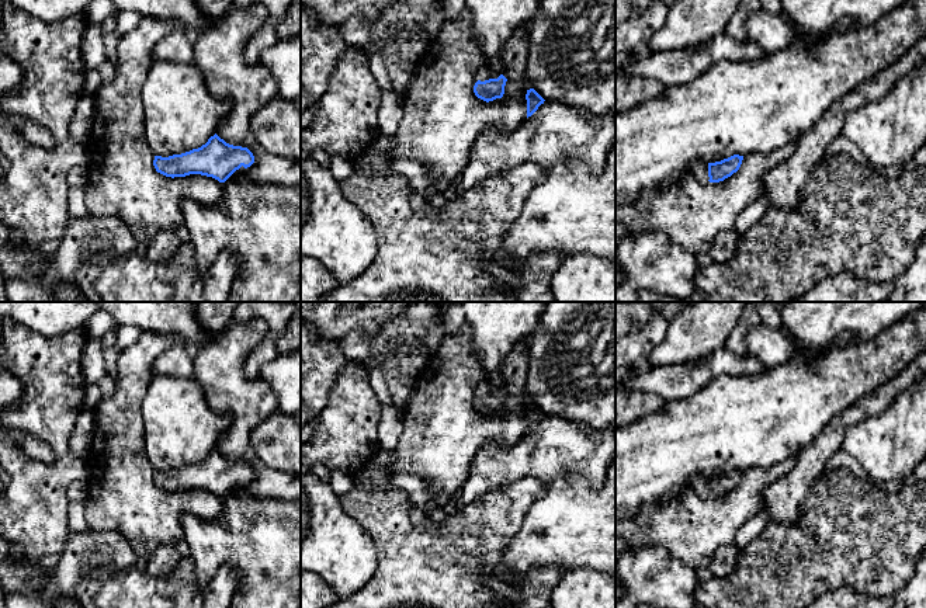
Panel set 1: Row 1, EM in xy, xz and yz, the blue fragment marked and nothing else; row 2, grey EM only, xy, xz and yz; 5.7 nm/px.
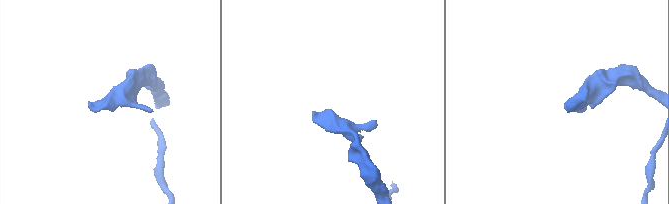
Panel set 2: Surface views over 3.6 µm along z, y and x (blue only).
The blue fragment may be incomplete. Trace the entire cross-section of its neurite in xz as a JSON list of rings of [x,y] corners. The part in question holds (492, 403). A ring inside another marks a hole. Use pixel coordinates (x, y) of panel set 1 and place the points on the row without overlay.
[[[482,382],[476,386],[478,396],[474,400],[474,407],[478,413],[489,417],[496,413],[502,413],[504,409],[504,400],[507,393],[500,389],[493,393],[488,382]]]

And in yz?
[[[733,469],[715,477],[691,476],[690,487],[701,497],[719,497],[736,487],[742,479],[743,470]]]

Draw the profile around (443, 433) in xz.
[[[467,323],[464,329],[444,337],[436,354],[416,378],[415,389],[402,407],[403,431],[395,449],[392,473],[412,473],[419,476],[431,494],[424,513],[444,507],[467,480],[471,462],[489,444],[500,448],[514,445],[527,432],[526,409],[531,402],[527,392],[528,338],[520,341],[502,365],[503,390],[507,393],[504,409],[493,416],[483,416],[474,407],[478,396],[476,386],[488,382],[488,374],[472,351],[472,331]]]

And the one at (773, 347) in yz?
[[[759,323],[746,336],[749,354],[767,369],[781,366],[798,357],[798,347],[784,331]]]

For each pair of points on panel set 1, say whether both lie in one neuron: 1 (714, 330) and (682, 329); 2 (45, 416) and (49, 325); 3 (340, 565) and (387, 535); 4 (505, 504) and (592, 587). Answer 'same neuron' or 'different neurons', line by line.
1: same neuron
2: different neurons
3: different neurons
4: different neurons

